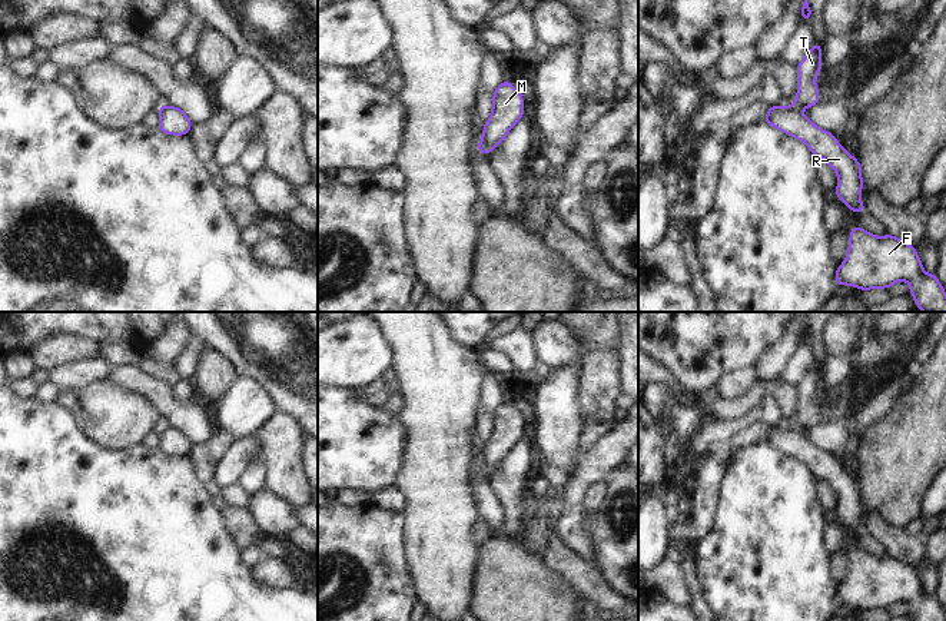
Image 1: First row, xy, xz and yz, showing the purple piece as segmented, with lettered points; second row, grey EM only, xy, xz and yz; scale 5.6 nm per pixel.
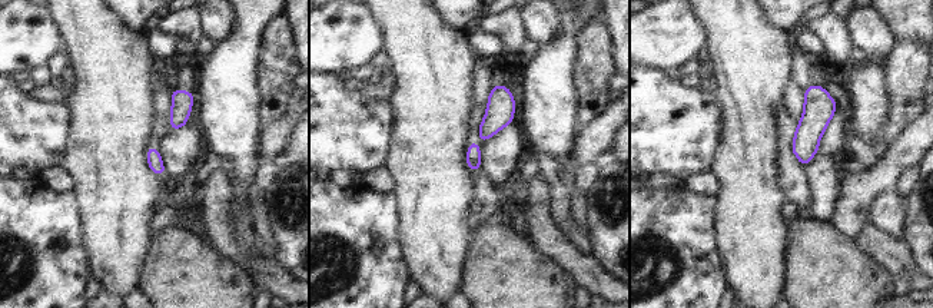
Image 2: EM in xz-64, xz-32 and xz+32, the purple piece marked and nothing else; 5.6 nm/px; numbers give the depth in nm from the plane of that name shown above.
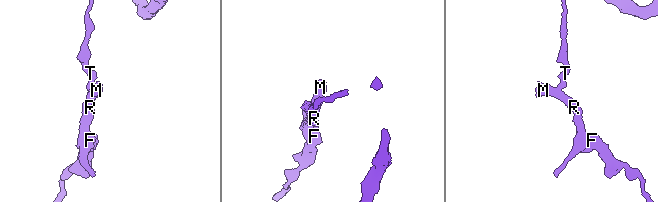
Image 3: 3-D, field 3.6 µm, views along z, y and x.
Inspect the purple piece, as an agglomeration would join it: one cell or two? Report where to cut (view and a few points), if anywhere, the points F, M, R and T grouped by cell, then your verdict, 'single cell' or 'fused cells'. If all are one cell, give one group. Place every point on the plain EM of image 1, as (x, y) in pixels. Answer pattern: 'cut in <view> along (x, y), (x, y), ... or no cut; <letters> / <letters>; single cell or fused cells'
cut in yz along (789, 428), (799, 431); F M R / T; fused cells

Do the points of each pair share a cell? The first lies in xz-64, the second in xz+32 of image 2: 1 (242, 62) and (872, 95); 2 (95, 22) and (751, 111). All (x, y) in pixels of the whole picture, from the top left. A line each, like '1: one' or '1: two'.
1: one
2: one

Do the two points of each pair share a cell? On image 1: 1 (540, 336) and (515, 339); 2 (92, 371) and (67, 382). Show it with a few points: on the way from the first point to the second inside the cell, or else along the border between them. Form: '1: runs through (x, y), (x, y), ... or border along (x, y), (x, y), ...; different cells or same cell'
1: border along (528, 332), (537, 359); different cells
2: runs through (86, 372), (73, 377); same cell

